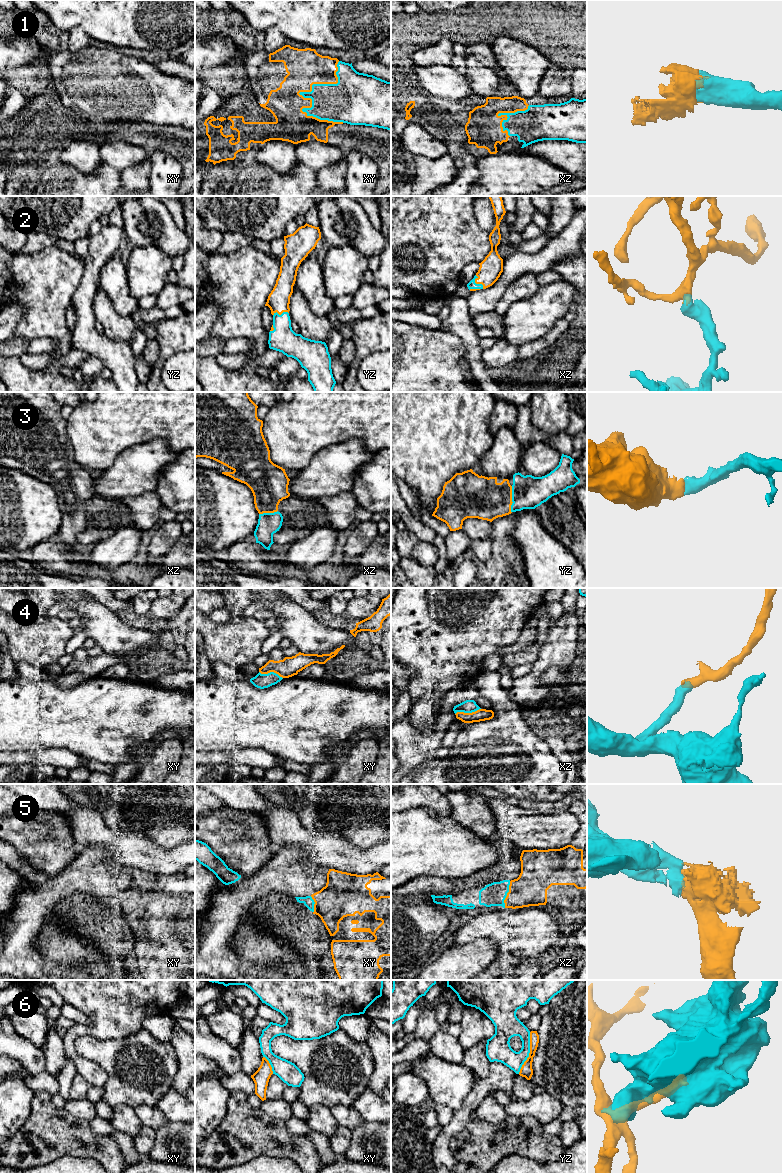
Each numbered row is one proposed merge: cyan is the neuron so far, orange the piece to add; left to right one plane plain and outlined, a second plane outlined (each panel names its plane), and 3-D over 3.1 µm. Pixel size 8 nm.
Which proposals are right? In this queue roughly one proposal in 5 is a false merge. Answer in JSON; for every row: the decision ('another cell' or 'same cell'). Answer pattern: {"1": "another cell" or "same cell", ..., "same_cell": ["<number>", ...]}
{"1": "same cell", "2": "same cell", "3": "same cell", "4": "same cell", "5": "same cell", "6": "another cell", "same_cell": ["1", "2", "3", "4", "5"]}

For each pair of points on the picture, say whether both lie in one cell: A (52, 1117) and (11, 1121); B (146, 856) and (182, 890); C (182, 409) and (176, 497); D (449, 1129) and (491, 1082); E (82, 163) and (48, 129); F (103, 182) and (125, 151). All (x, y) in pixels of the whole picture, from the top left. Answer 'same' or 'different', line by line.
A: different
B: different
C: different
D: same
E: different
F: different

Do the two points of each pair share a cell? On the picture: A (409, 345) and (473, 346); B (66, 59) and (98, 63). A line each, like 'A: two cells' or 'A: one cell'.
A: two cells
B: one cell

